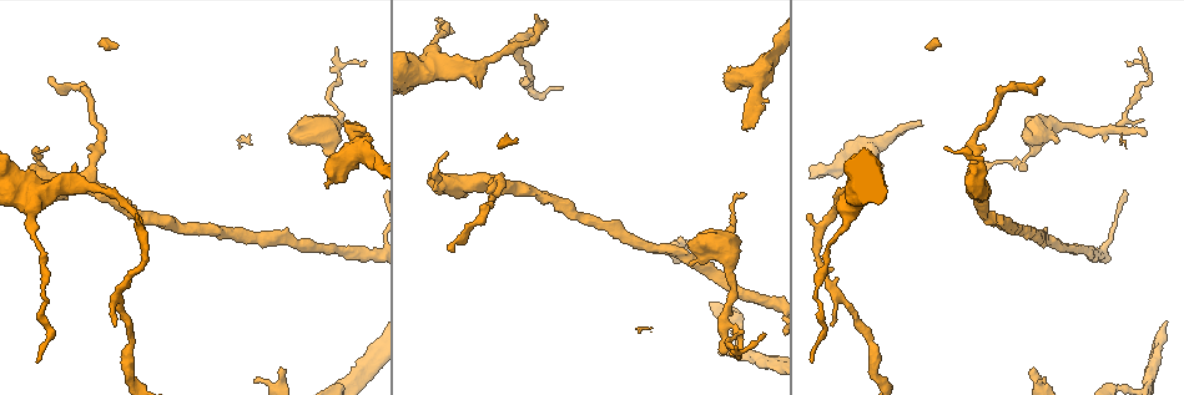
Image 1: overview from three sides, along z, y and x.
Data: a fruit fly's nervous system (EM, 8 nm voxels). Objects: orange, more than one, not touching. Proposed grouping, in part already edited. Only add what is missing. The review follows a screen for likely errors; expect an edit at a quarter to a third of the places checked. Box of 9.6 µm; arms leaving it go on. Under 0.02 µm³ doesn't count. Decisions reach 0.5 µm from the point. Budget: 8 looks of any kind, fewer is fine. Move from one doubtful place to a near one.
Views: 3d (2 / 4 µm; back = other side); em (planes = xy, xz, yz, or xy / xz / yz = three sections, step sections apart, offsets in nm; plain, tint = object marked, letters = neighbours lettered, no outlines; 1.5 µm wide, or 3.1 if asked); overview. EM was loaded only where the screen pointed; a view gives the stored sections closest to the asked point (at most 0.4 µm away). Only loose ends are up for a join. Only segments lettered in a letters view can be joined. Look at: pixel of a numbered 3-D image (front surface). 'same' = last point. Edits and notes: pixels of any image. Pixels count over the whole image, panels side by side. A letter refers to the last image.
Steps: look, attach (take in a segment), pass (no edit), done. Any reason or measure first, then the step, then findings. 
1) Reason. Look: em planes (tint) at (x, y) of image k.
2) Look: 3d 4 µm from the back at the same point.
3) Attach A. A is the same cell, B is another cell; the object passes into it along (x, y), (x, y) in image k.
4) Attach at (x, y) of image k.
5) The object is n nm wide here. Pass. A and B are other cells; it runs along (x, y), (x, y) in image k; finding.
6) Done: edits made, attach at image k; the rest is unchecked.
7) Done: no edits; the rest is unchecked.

An open end. Look: em planes (letters) at (353, 125) of image 1.

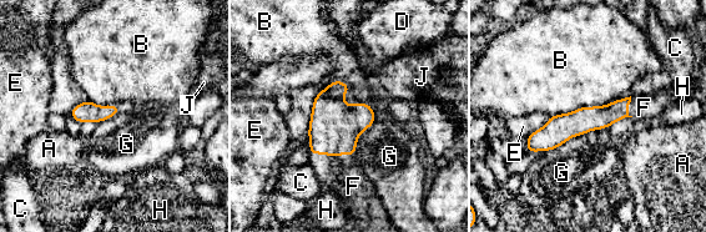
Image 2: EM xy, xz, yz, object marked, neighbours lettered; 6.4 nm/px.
The object is 170 nm wide here; the longest contact is with B, 420 nm. Attach F. F is the same cell, A, B, C, D, E, G, H and J are other cells; the neuron continues.

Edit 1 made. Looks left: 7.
Thin end. Look: em planes (letters) at (338, 49) of image 1.

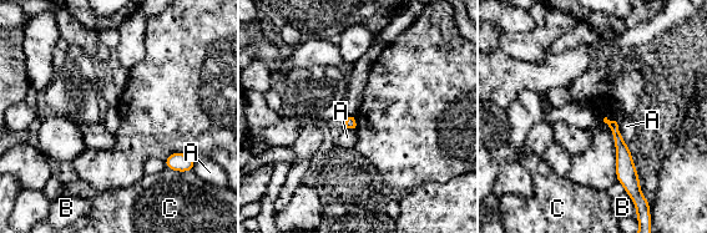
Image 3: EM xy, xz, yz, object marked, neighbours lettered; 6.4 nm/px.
Pass. A, B and C are other cells; none of them fits.

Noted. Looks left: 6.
Free end. Look: 3d 4 µm at (1144, 134) of image 1.

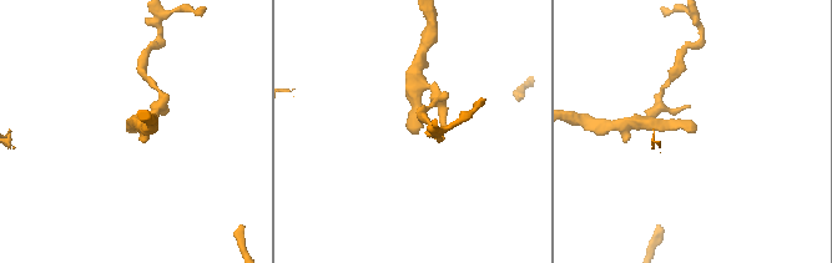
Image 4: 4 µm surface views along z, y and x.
Look: em xz step 8 (tint) at (695, 130) of image 4.

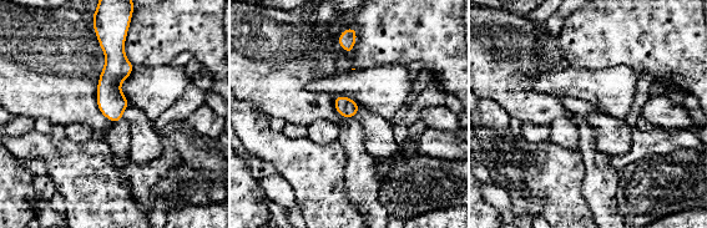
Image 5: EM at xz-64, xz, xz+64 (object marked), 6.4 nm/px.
Look: em xz step 8 (letters) at the same point.

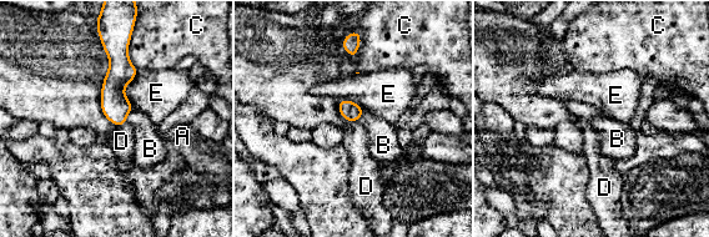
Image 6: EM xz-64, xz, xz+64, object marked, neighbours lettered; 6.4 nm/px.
The object is 120 nm wide here. Attach D. D is the same cell, A, B, C and E are other cells; the object passes into it along (350, 111), (352, 121), (355, 140) in image 6; it goes on there.

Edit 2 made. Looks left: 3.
Done: edits made, attach at image 2, attach at image 6; the rest is unchecked.

